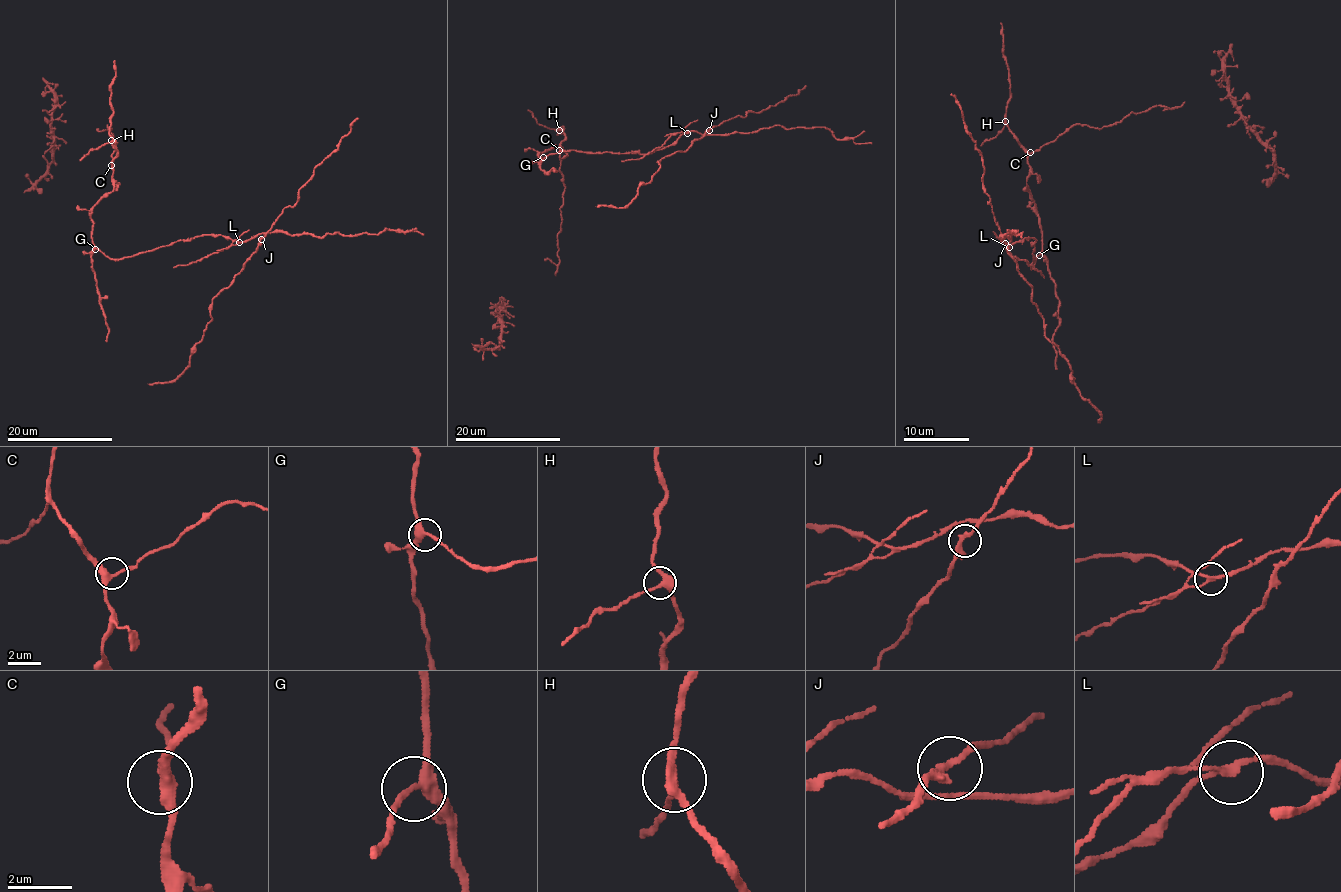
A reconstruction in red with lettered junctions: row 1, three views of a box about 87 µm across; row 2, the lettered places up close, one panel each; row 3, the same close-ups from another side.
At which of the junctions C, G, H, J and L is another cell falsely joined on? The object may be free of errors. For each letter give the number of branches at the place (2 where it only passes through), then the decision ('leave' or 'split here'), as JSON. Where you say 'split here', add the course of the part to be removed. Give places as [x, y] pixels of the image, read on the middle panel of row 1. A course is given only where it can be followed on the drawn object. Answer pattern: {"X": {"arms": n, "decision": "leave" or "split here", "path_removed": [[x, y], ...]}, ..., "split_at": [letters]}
{"C": {"arms": 3, "decision": "leave"}, "G": {"arms": 3, "decision": "leave"}, "H": {"arms": 3, "decision": "leave"}, "J": {"arms": 3, "decision": "leave"}, "L": {"arms": 3, "decision": "split here", "path_removed": [[687, 132], [671, 135], [659, 147], [638, 159], [621, 161]]}, "split_at": ["L"]}

